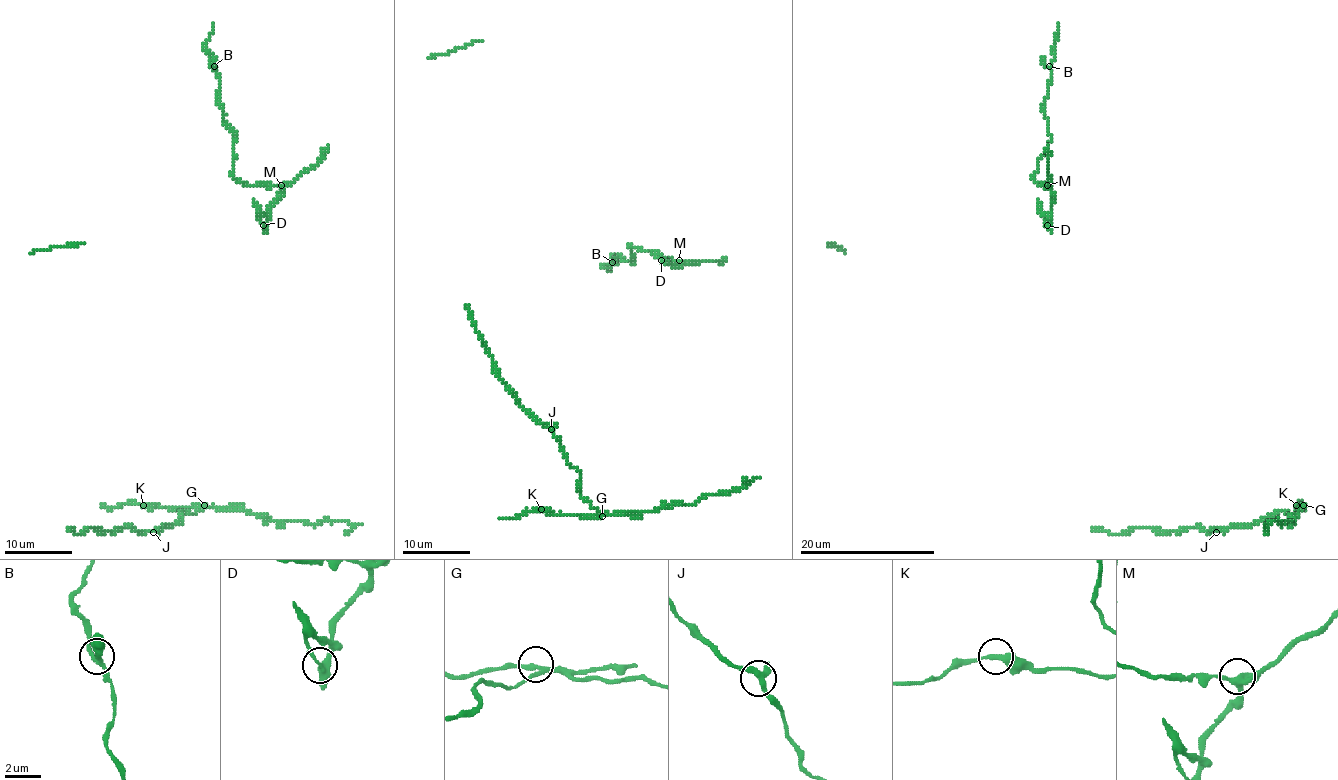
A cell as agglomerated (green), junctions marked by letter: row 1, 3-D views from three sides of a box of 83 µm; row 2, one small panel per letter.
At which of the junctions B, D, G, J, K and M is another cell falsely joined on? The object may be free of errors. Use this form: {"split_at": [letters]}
{"split_at": ["D"]}

